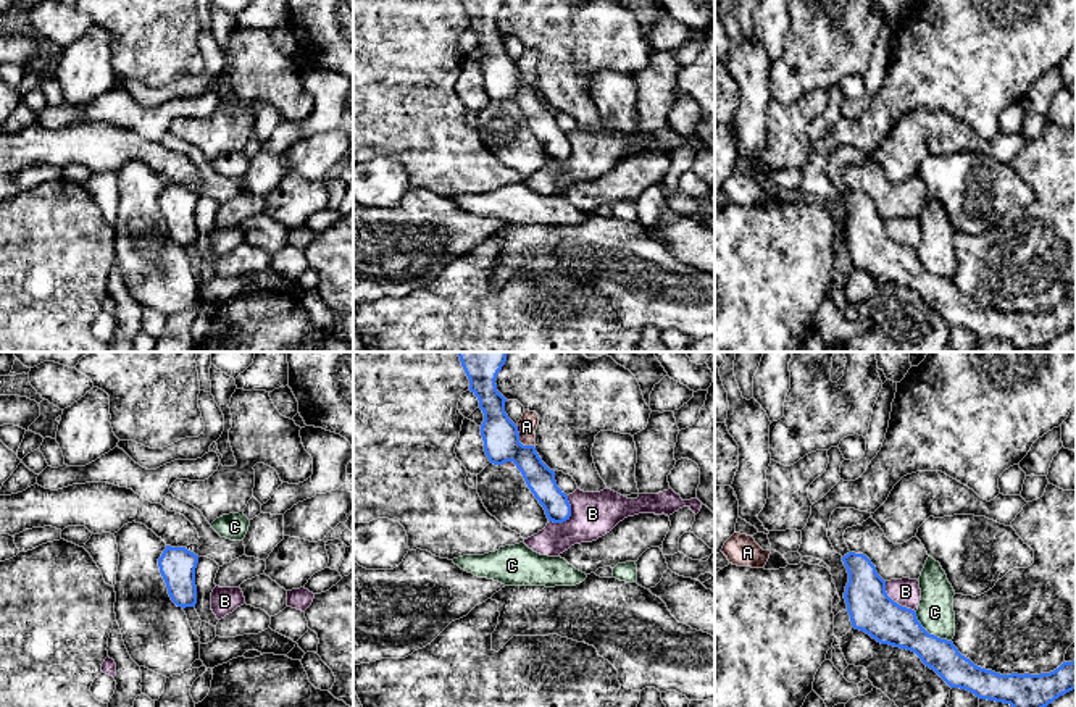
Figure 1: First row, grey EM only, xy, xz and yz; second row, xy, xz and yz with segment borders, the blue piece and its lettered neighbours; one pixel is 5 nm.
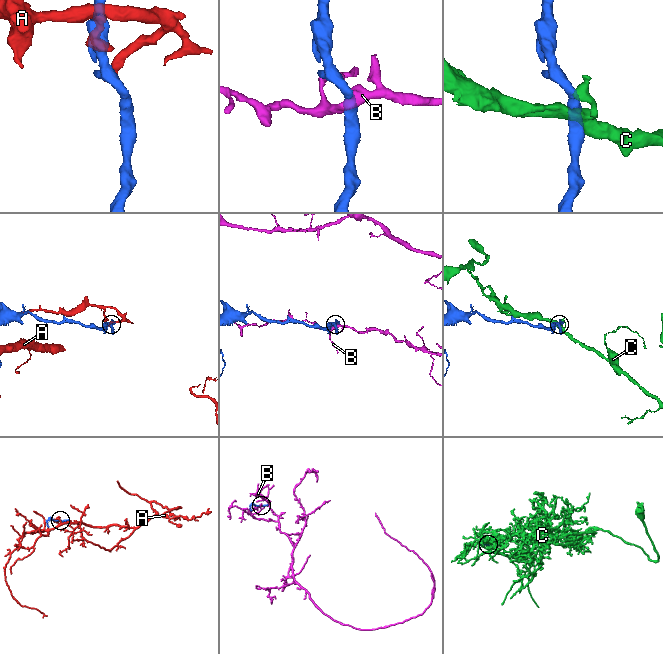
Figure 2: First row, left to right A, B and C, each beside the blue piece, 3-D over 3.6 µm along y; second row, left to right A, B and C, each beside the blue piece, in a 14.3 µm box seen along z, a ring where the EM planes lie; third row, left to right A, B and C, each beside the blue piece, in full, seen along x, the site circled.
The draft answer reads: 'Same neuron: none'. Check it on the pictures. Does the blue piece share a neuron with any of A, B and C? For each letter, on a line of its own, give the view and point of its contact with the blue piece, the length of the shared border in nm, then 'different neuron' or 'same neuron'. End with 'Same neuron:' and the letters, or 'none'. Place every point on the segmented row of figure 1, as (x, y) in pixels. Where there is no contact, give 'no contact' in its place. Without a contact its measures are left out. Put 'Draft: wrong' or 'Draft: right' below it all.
A: xz (518, 439) | 140 nm | different neuron
B: xz (570, 515) | 160 nm | different neuron
C: yz (928, 633) | 240 nm | different neuron
Same neuron: none
Draft: right

